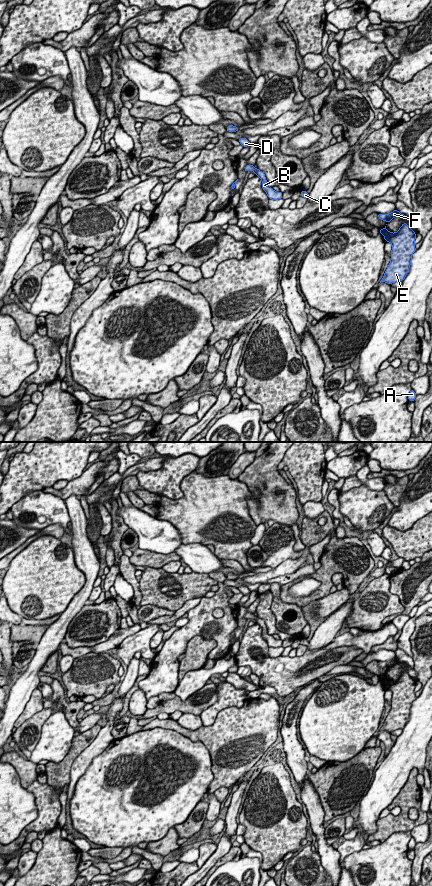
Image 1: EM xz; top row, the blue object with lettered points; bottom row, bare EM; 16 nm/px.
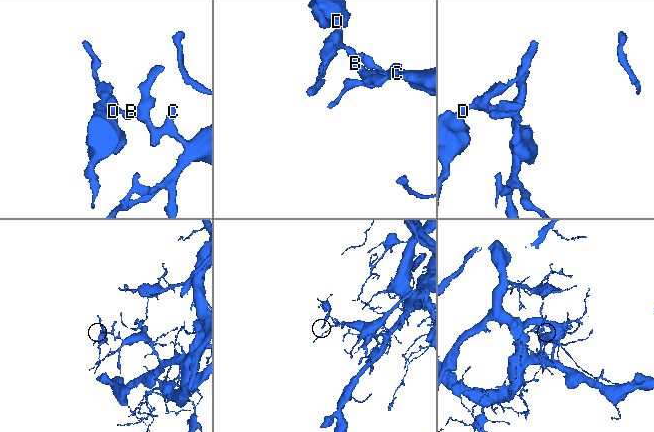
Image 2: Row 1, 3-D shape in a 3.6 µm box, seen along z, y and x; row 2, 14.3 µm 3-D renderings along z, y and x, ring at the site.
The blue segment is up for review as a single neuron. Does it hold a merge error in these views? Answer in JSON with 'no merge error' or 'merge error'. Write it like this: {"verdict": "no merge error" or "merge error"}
{"verdict": "no merge error"}

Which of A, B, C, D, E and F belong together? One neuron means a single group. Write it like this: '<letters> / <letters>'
A B C D E F

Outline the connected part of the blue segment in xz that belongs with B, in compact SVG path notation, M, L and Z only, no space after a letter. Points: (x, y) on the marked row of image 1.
M246 165L245 168L244 168L244 170L246 172L248 172L248 171L254 171L255 174L258 177L261 178L261 180L262 180L262 188L267 193L269 199L272 199L272 200L282 199L283 193L280 192L280 191L279 192L276 192L276 191L274 191L272 189L272 187L269 187L267 185L267 180L266 180L265 174L262 171L258 170L253 165Z

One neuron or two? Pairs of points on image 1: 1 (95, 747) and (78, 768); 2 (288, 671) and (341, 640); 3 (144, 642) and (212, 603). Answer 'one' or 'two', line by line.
1: one
2: two
3: two

